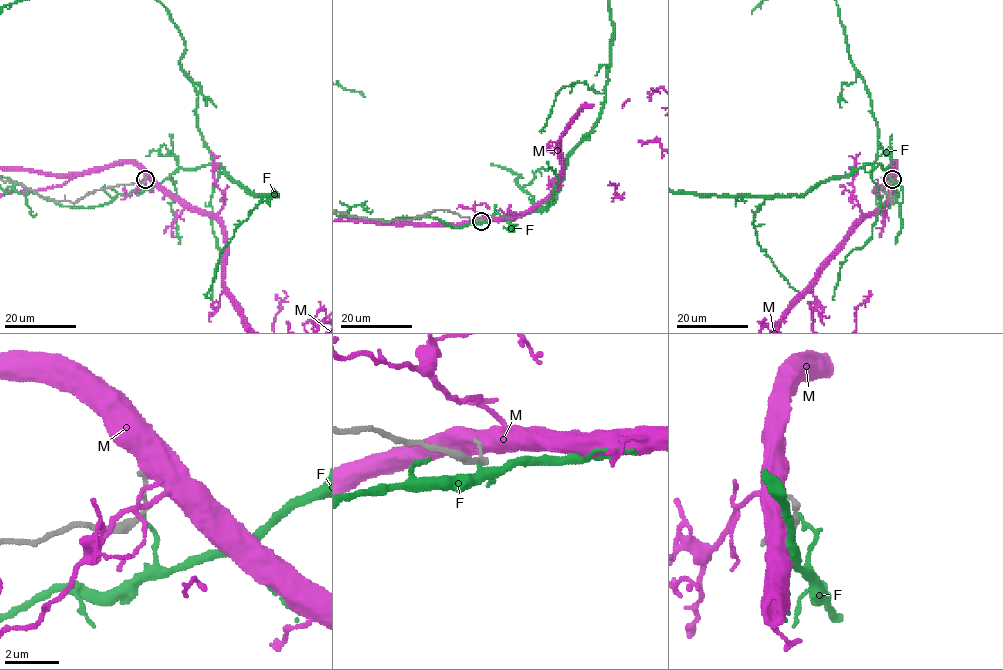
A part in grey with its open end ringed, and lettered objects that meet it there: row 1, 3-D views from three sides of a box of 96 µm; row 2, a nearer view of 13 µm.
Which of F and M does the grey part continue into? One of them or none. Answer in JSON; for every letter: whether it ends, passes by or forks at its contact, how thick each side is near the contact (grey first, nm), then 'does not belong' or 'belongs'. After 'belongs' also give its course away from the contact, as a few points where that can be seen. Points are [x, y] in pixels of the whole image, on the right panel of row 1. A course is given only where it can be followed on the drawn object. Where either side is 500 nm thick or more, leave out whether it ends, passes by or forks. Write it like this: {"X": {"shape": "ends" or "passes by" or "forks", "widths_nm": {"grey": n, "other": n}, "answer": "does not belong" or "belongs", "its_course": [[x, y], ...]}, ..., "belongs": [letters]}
{"F": {"shape": "ends", "widths_nm": {"grey": 240, "other": 120}, "answer": "does not belong"}, "M": {"widths_nm": {"grey": 120, "other": 700}, "answer": "does not belong"}, "belongs": []}

